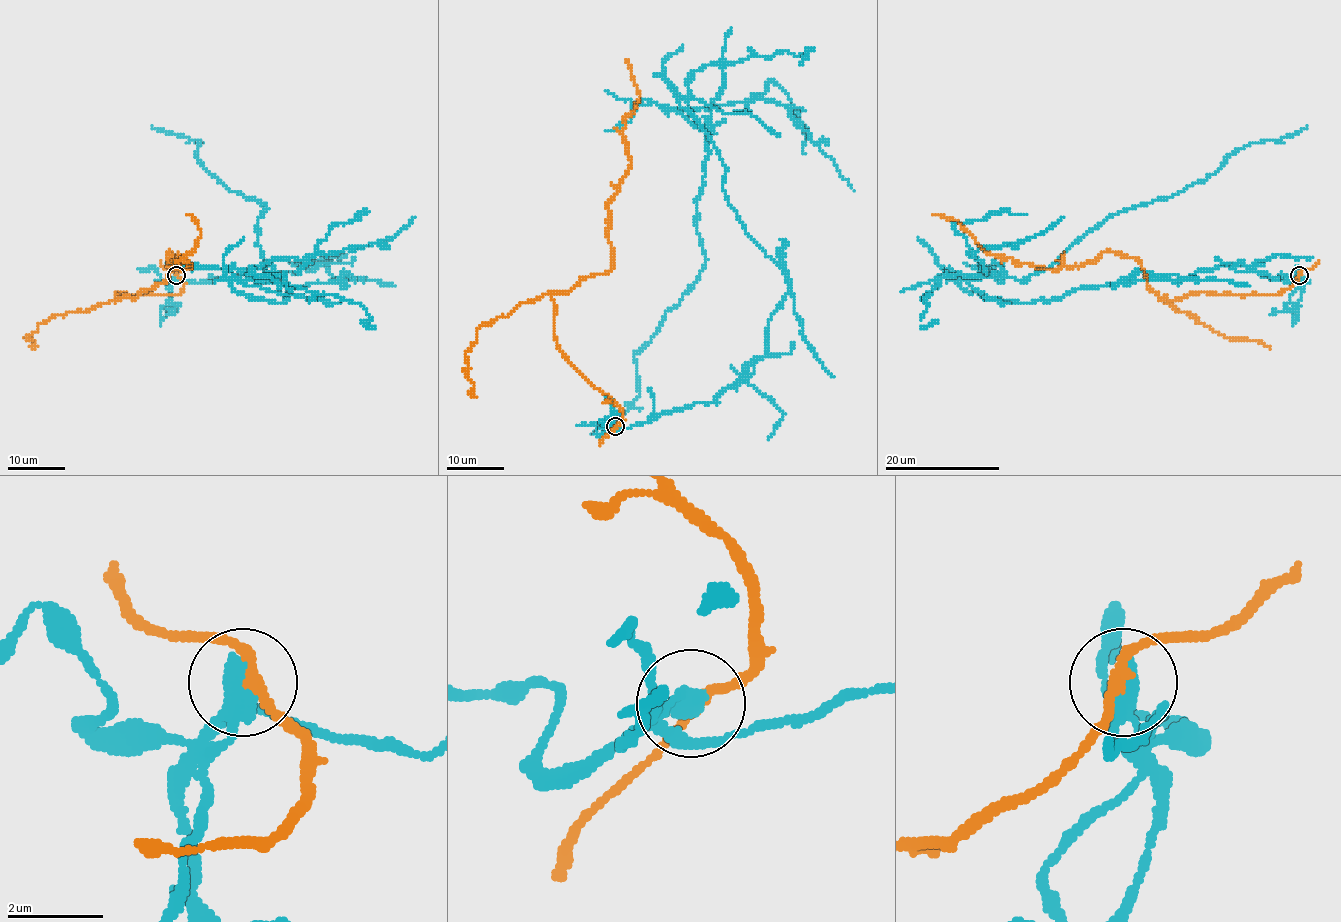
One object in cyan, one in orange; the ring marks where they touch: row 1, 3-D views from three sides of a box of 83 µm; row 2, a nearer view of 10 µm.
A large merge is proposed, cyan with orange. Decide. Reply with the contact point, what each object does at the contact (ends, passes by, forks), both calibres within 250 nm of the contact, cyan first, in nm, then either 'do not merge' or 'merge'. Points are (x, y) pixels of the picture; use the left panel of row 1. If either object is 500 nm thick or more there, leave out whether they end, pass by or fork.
place (176, 275); calibres 550 and 240 nm; do not merge

